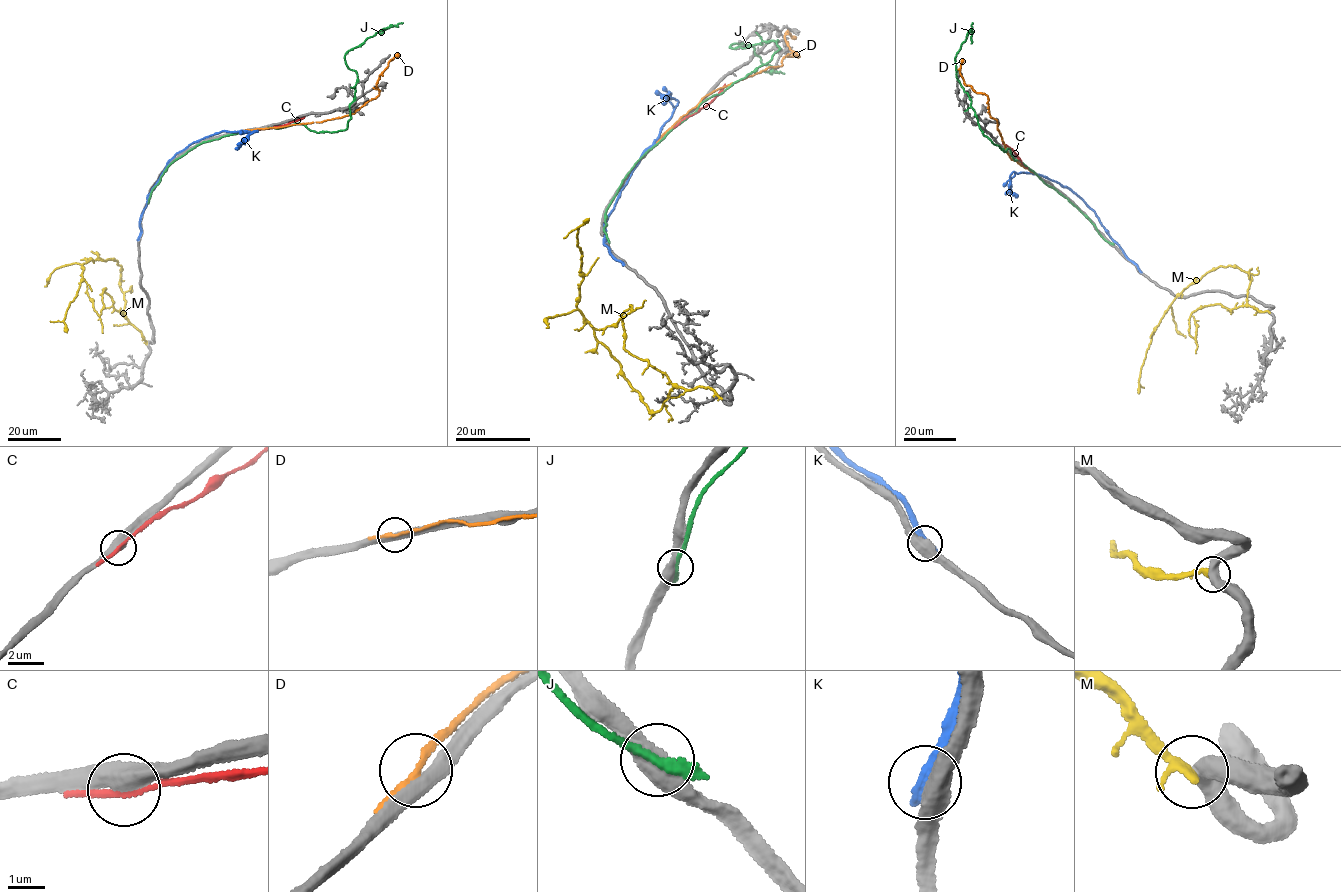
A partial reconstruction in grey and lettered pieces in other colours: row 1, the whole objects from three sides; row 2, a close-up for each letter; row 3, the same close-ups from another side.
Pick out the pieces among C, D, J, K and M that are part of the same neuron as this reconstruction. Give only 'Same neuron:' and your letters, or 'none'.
Same neuron: none

